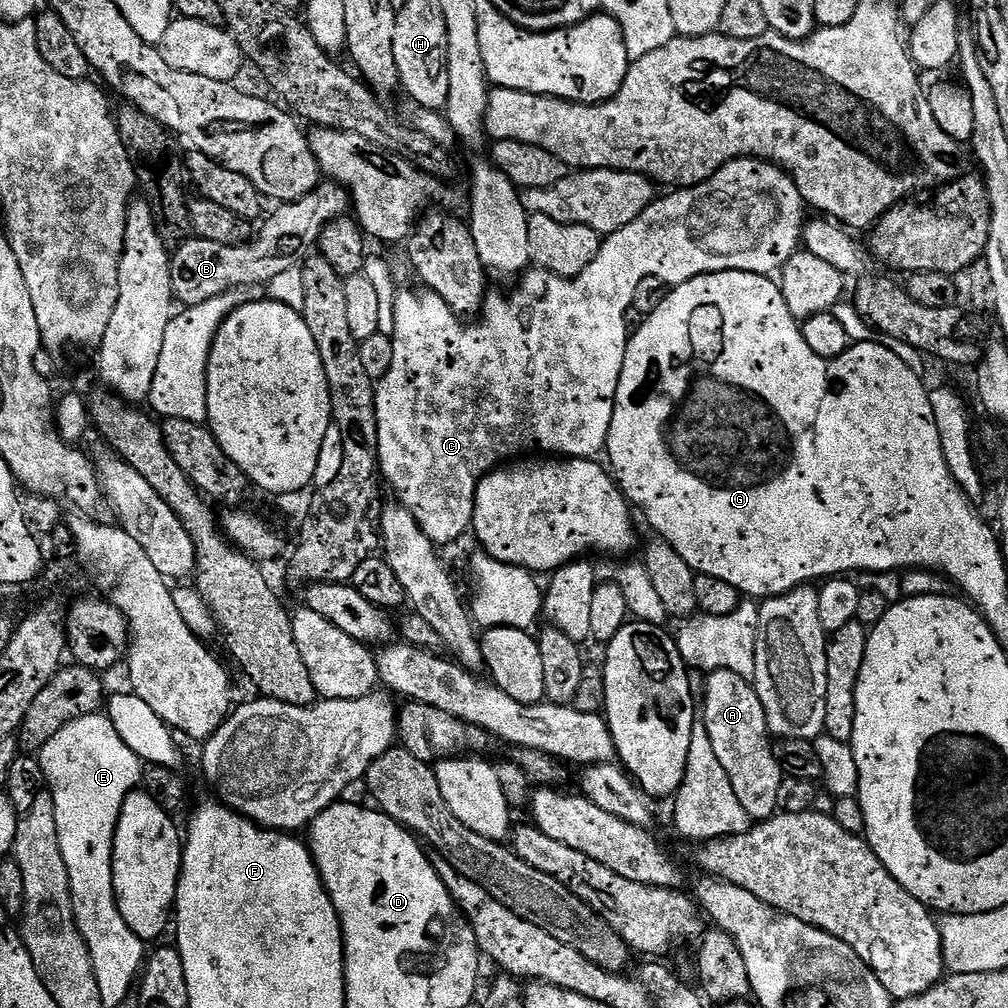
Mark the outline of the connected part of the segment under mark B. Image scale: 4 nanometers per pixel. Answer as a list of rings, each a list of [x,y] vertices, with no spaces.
[[[322,182],[310,194],[291,202],[281,203],[272,212],[257,240],[249,244],[223,244],[199,238],[188,238],[171,253],[172,294],[177,305],[198,306],[210,298],[218,298],[231,288],[251,289],[252,284],[266,286],[282,270],[297,267],[319,245],[320,236],[332,221],[337,221],[350,208],[348,189],[335,182]]]

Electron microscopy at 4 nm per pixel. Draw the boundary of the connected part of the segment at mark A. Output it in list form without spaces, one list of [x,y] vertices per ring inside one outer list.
[[[718,670],[709,673],[702,691],[702,721],[716,758],[721,763],[722,770],[728,774],[734,794],[746,814],[754,822],[768,820],[775,815],[784,770],[780,766],[779,757],[776,758],[770,748],[765,710],[755,685],[733,671]]]

